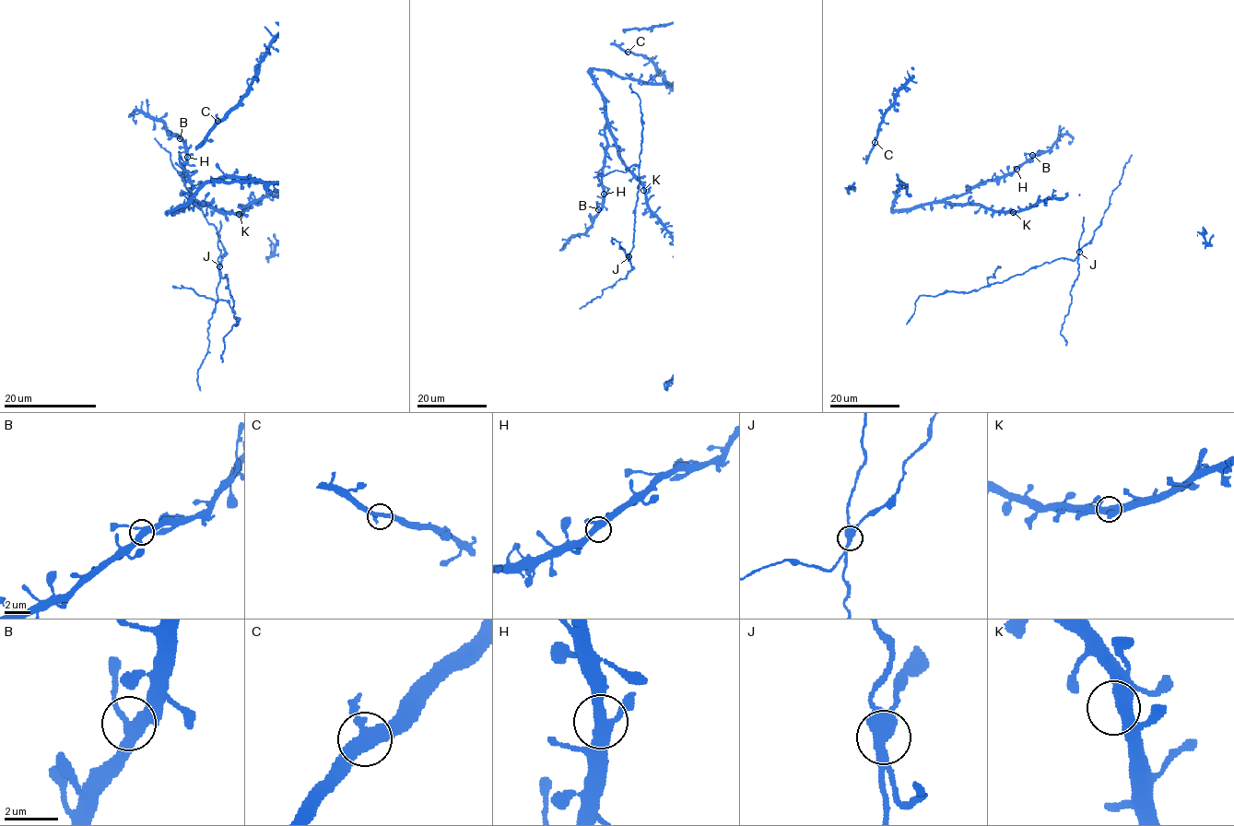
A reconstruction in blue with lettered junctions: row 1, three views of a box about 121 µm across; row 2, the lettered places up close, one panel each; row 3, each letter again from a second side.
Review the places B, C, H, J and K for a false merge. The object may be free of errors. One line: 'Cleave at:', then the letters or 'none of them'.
Cleave at: none of them

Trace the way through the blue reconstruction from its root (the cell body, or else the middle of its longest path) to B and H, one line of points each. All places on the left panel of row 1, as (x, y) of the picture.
B: (241, 212), (220, 212), (208, 205), (197, 205), (188, 195), (192, 183), (184, 171), (185, 145), (180, 138)
H: (241, 212), (220, 212), (208, 205), (197, 205), (188, 195), (192, 183), (184, 171), (187, 157)

